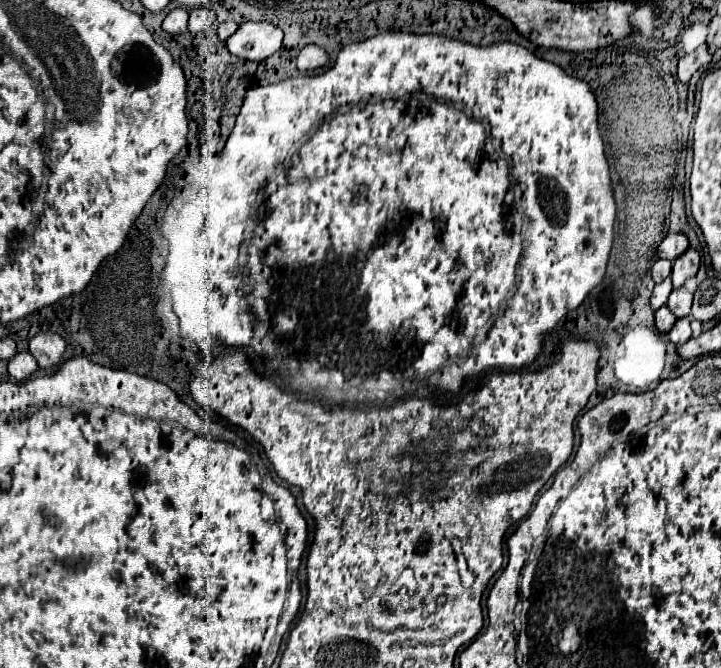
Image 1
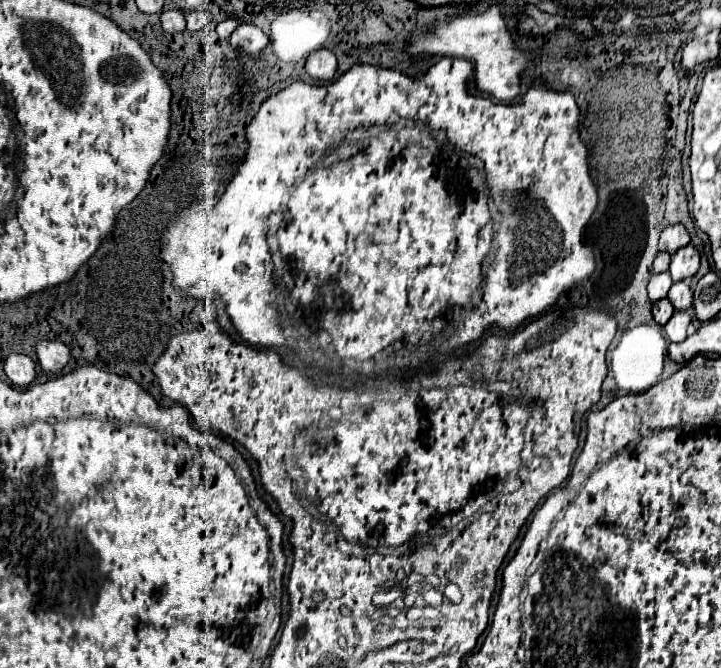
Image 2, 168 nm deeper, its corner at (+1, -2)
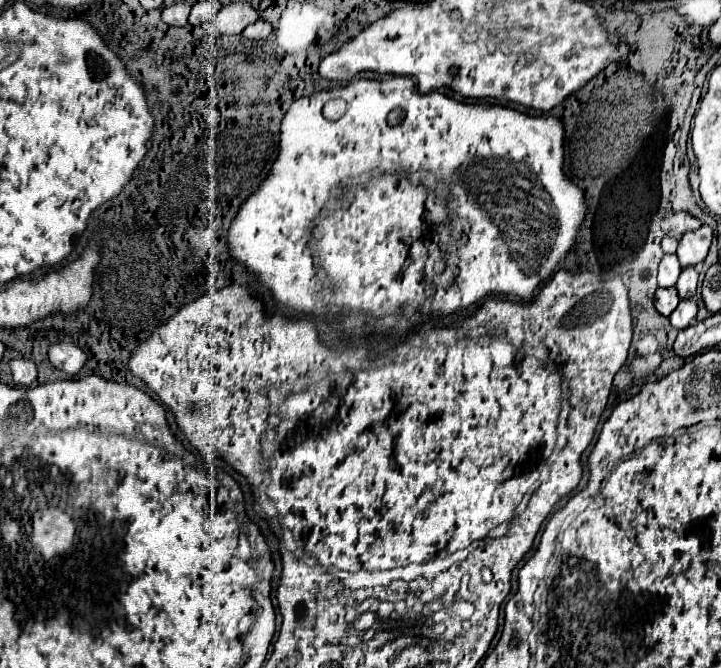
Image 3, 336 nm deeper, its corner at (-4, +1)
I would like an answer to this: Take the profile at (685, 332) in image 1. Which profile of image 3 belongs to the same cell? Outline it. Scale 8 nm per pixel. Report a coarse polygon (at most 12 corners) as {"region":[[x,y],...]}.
{"region":[[683,299],[669,315],[669,323],[681,331],[693,323],[697,301]]}

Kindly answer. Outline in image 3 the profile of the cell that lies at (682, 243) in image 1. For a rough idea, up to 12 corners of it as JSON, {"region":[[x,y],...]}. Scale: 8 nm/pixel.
{"region":[[671,213],[661,221],[667,235],[683,237],[687,231],[701,227],[693,215]]}

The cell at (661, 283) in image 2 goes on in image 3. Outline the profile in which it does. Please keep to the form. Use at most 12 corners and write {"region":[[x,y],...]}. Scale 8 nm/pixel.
{"region":[[665,253],[659,263],[659,287],[673,287],[681,265]]}

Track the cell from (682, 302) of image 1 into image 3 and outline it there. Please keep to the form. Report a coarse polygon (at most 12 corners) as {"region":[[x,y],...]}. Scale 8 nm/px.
{"region":[[685,267],[677,281],[681,299],[695,297],[699,273]]}

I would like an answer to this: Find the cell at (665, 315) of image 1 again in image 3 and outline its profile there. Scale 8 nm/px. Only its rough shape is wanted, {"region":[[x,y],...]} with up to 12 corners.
{"region":[[657,289],[655,309],[671,315],[679,305],[677,289]]}

